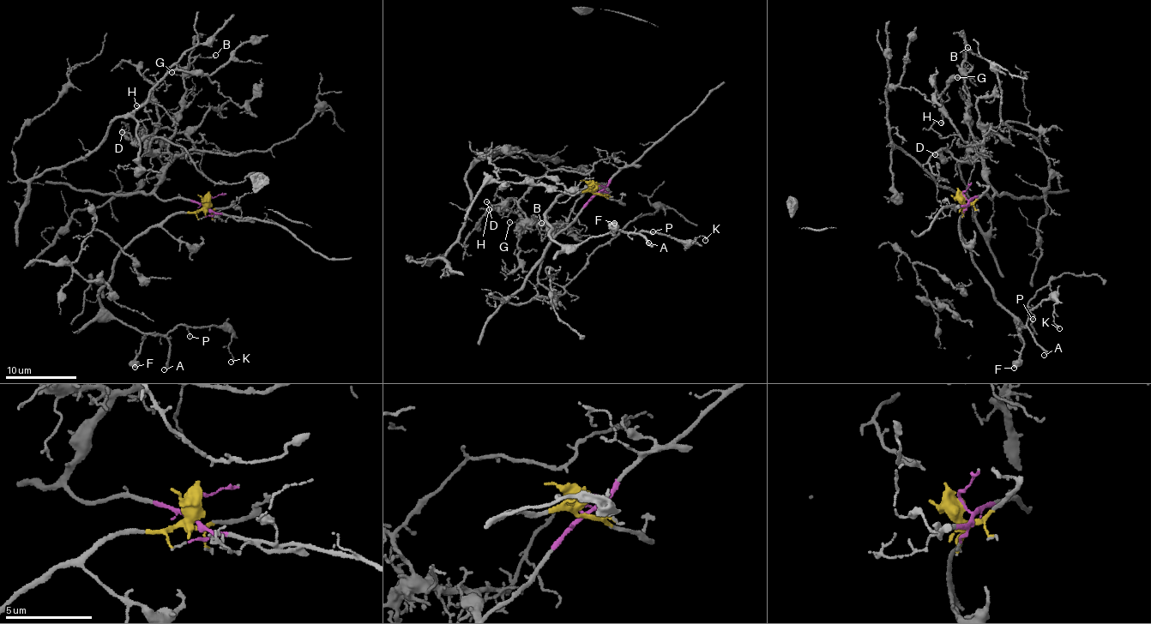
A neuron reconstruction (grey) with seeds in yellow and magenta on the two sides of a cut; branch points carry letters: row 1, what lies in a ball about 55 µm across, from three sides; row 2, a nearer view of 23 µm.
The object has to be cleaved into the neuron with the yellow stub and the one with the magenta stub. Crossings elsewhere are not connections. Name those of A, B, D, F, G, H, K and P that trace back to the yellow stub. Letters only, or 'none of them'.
A, F, K, P

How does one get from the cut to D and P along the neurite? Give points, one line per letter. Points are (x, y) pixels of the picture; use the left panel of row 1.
D: (207, 201), (155, 194), (160, 169), (170, 157), (150, 151), (149, 135), (137, 140), (123, 132)
P: (205, 201), (130, 243), (99, 296), (143, 332), (182, 326), (189, 335)

